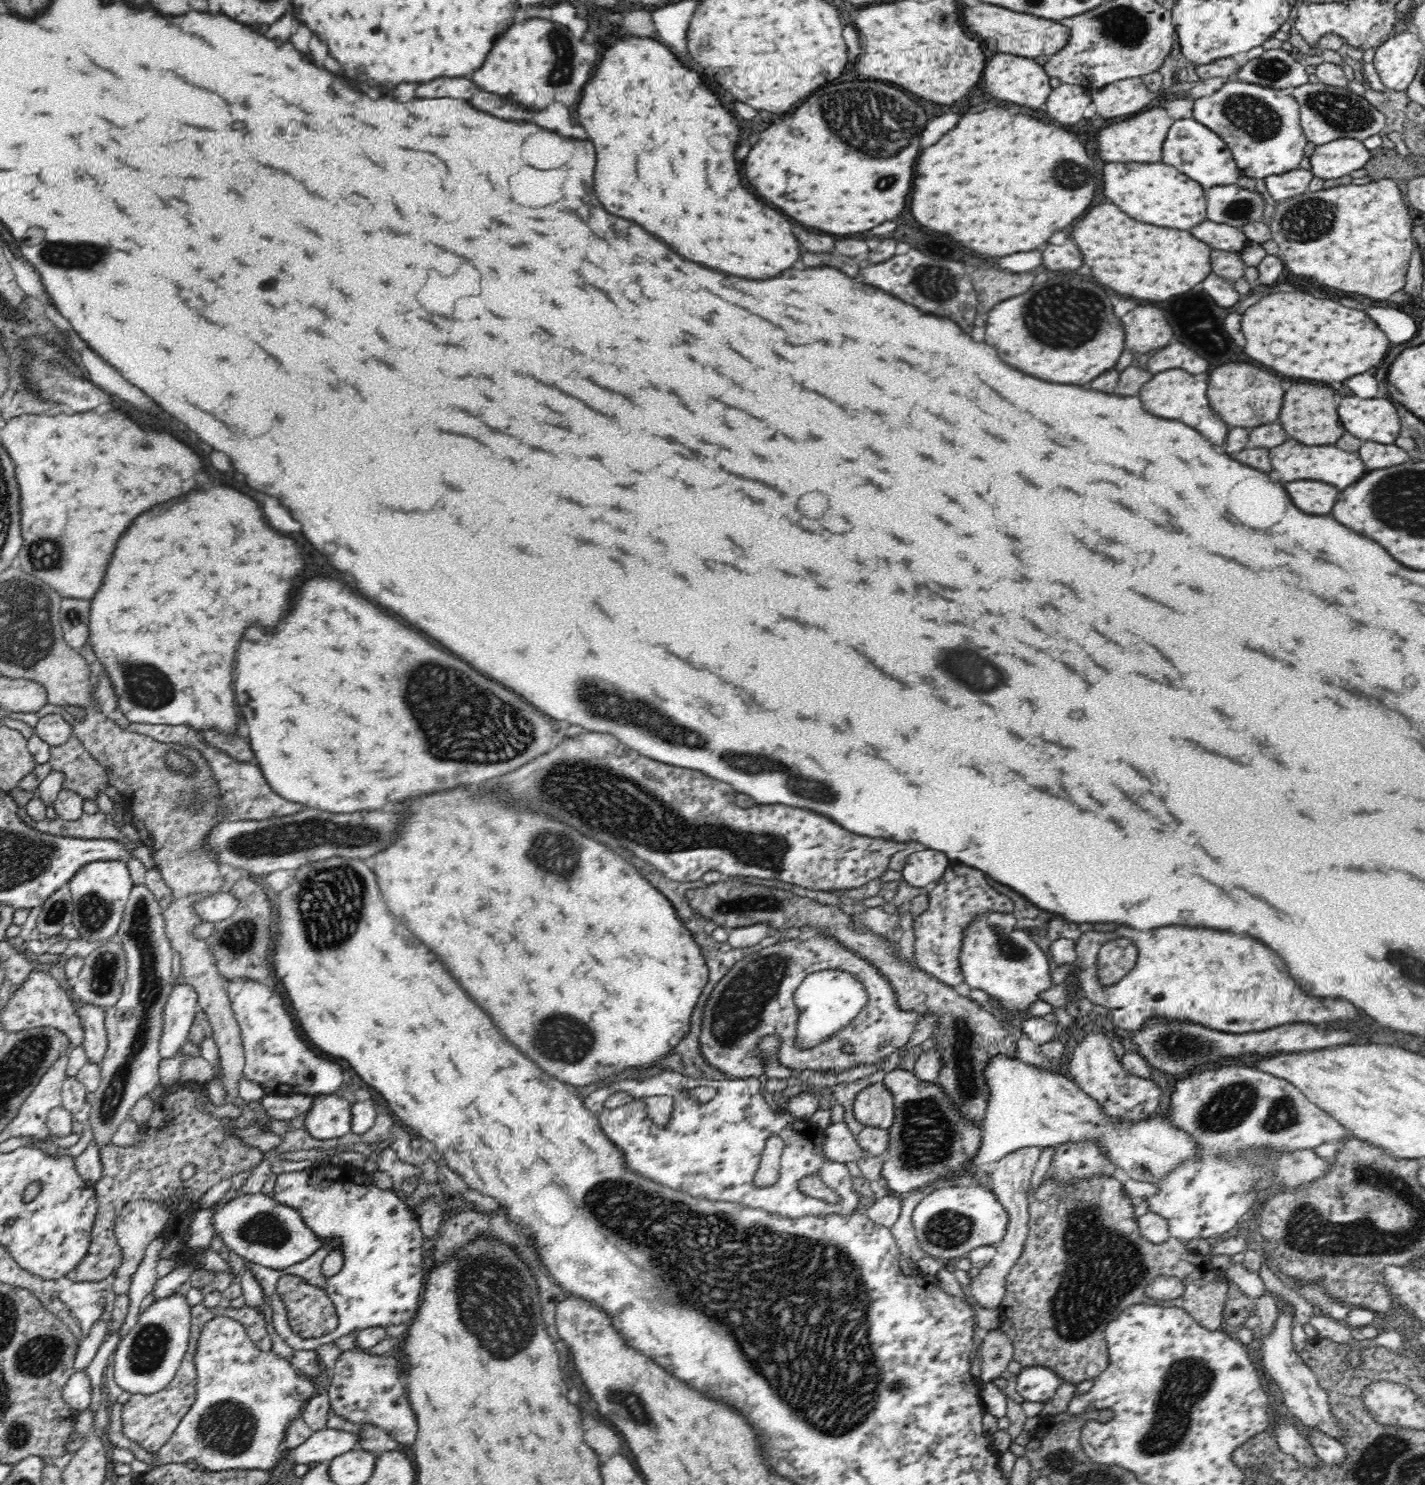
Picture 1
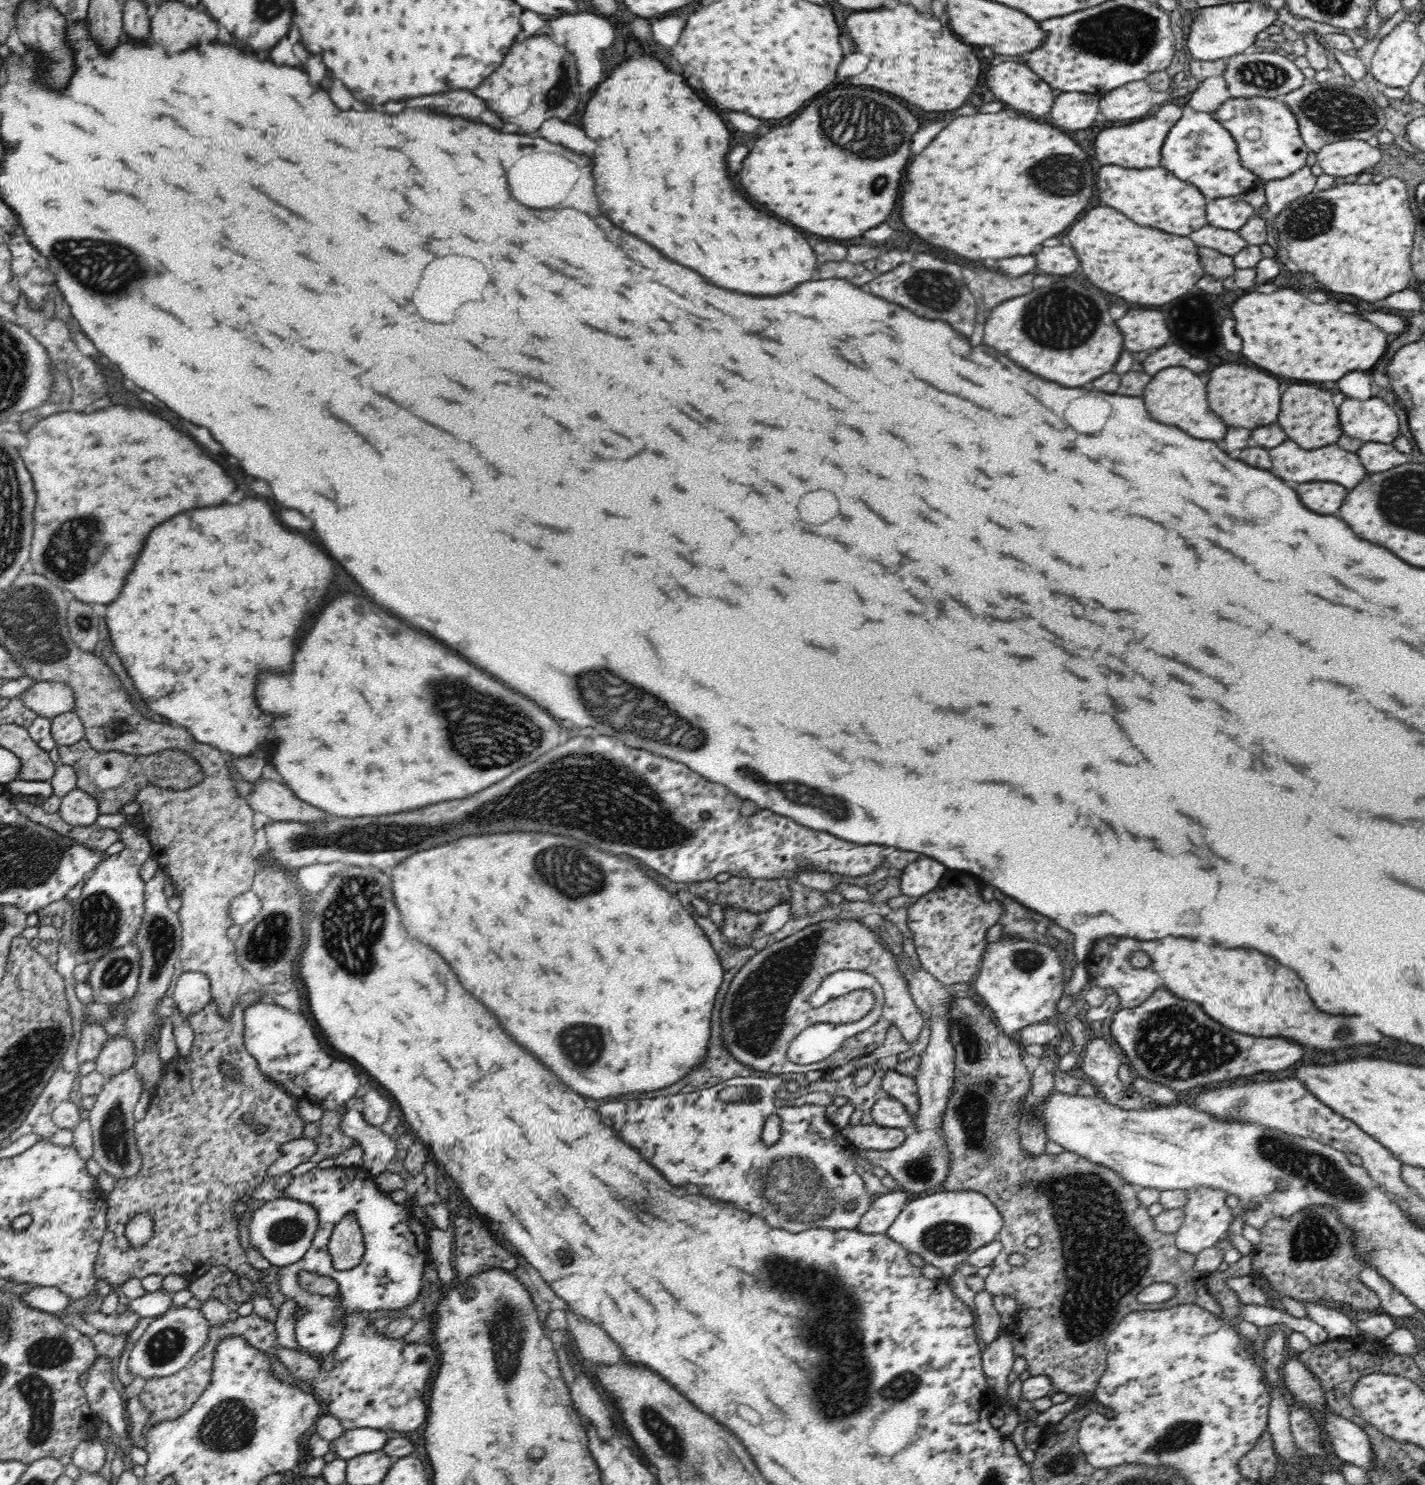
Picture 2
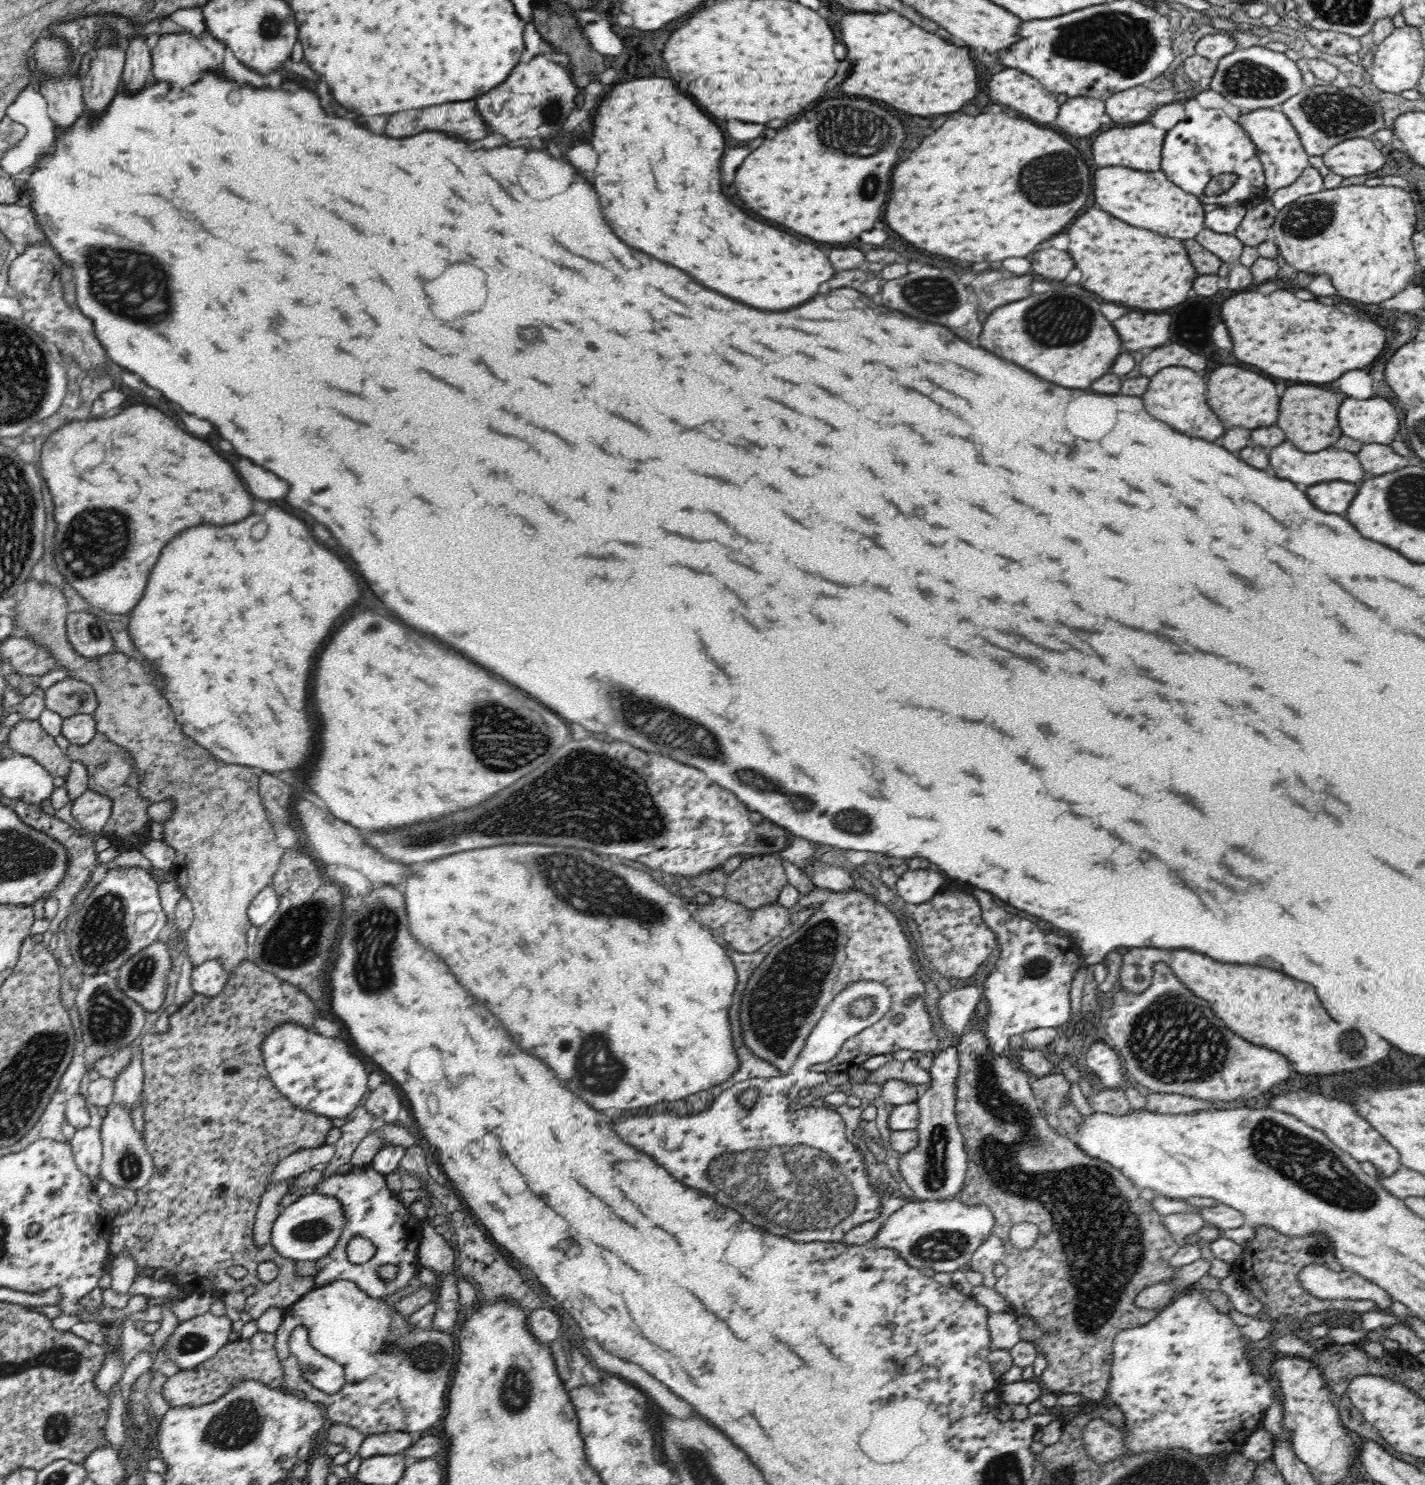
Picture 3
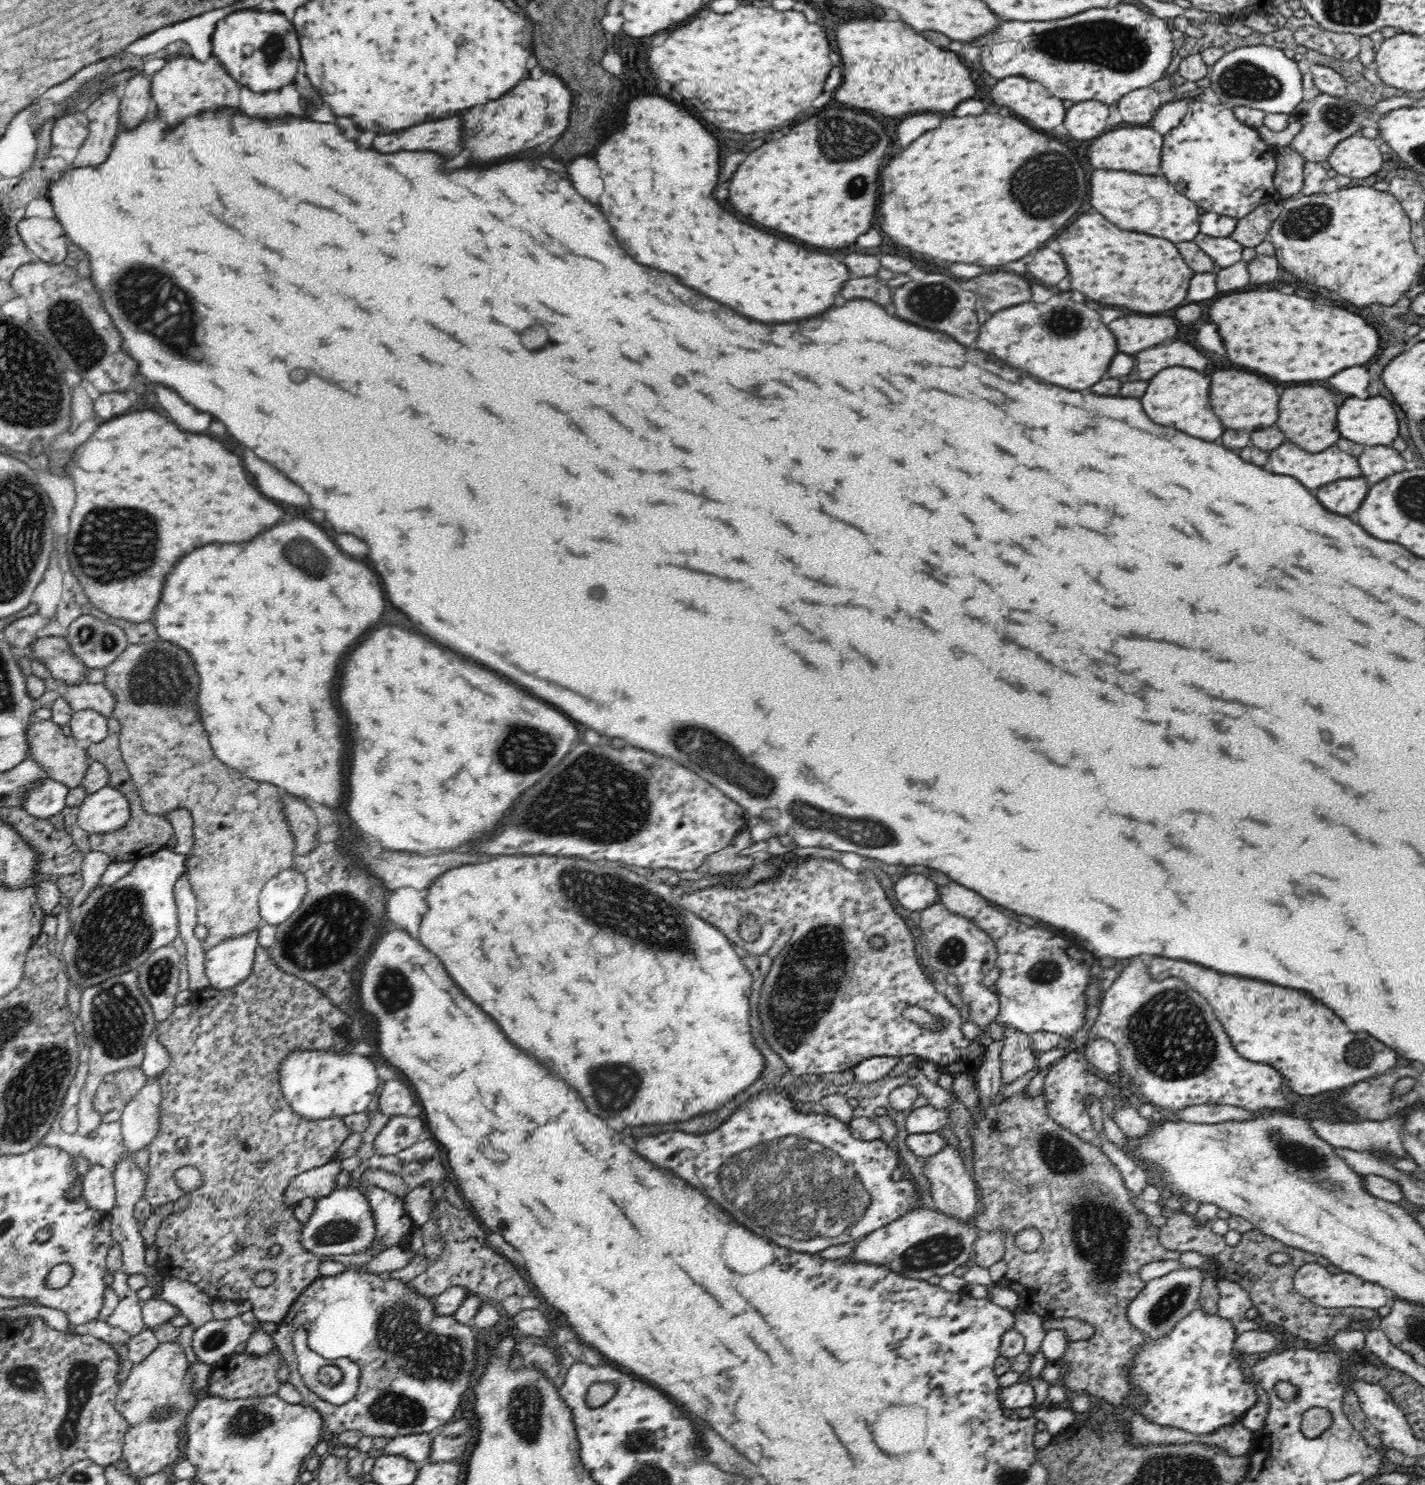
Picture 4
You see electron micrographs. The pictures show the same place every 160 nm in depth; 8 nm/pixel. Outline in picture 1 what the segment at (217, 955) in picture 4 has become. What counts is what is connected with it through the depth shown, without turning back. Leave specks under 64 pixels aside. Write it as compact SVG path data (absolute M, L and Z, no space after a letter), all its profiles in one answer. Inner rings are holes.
M184 982L173 985L163 1012L163 1030L158 1044L162 1059L173 1058L187 1040L189 1030L199 1010L196 991Z

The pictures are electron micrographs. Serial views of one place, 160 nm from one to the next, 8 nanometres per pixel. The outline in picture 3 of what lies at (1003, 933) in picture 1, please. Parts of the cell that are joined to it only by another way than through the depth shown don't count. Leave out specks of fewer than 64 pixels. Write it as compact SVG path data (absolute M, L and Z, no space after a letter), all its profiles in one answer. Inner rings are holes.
M1048 938L1052 944L1036 942L1034 958L1014 970L1016 982L1006 982L1002 978L1008 976L1008 964L994 963L982 981L982 996L988 1005L986 1038L989 1049L994 1055L1001 1056L1007 1051L1008 1040L1015 1034L1024 1034L1036 1028L1058 1028L1070 1020L1070 984L1074 973L1079 968L1079 961L1074 950L1060 938Z

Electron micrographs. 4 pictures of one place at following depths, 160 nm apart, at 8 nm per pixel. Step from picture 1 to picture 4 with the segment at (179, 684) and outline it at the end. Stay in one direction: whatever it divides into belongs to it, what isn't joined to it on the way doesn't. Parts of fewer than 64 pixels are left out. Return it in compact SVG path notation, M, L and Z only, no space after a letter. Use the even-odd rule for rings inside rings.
M290 518L290 520L280 520L280 524L268 528L266 532L262 532L260 536L256 536L256 540L250 540L248 544L206 544L204 548L196 548L196 550L188 552L184 558L180 558L180 560L176 562L176 568L174 568L172 572L168 572L168 576L166 576L166 580L164 580L164 594L162 594L162 598L160 598L160 604L156 606L154 622L150 620L150 623L154 625L154 631L158 634L156 638L168 640L168 642L172 642L172 644L184 648L184 650L192 656L192 660L194 660L194 668L196 668L196 672L198 672L198 676L200 676L200 692L198 692L198 706L200 706L200 712L202 712L202 714L200 714L200 722L204 724L202 727L204 727L204 731L206 731L206 735L208 735L208 742L216 758L240 772L244 772L244 768L246 768L246 777L256 780L258 783L272 784L280 791L290 793L290 795L294 795L294 797L299 797L300 799L310 798L310 800L314 800L314 802L320 804L320 806L324 804L324 806L330 806L330 808L342 808L344 796L346 796L346 778L344 778L344 772L346 772L346 752L348 752L348 746L346 746L346 734L344 734L344 730L346 730L344 720L340 718L340 714L338 714L338 710L336 710L336 704L334 704L334 700L332 700L332 690L334 690L336 672L338 672L338 670L334 670L334 668L340 668L342 658L348 654L348 650L352 650L352 648L356 646L356 642L360 642L360 636L362 636L362 634L366 634L370 628L374 628L374 626L380 622L382 614L384 614L384 590L382 590L380 578L378 578L376 574L372 574L372 564L368 564L368 560L350 560L350 558L346 558L346 556L340 552L340 548L336 548L334 542L326 536L324 530L320 530L318 526L314 526L312 522L308 522L308 520L304 520L304 518ZM312 560L314 560L314 562L320 562L320 564L324 566L324 570L322 570L320 574L312 574Z

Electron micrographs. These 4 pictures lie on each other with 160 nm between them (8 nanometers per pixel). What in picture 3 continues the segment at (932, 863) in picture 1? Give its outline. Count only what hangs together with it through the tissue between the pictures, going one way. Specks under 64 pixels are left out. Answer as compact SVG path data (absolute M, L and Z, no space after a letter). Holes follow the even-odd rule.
M934 866L918 869L908 868L897 880L896 894L902 899L905 908L909 909L930 900L946 882L948 882L948 878L938 874L938 870Z

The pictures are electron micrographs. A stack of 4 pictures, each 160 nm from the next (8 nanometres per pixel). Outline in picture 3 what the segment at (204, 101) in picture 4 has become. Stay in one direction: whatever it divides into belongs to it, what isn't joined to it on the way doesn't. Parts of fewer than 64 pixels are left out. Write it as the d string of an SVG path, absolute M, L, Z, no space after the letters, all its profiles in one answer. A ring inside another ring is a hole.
M204 28L202 34L192 34L189 30L160 34L151 49L154 78L160 82L168 82L174 88L184 88L196 82L204 74L204 70L218 70L220 74L224 74L224 46L207 28Z

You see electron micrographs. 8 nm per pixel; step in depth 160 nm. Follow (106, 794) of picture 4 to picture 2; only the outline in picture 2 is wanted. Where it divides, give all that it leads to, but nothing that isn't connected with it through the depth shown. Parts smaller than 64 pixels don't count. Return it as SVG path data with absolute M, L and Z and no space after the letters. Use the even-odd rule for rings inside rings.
M72 790L60 798L59 816L70 825L90 826L99 816L97 801L82 790Z

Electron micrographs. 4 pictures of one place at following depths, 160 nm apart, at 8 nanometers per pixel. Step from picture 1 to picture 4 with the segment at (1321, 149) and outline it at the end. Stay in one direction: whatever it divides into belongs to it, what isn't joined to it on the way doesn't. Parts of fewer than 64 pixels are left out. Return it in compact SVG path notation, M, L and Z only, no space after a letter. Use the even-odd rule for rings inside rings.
M1361 134L1350 135L1340 141L1327 156L1327 160L1338 174L1348 178L1368 178L1377 175L1382 168L1382 152L1379 140Z

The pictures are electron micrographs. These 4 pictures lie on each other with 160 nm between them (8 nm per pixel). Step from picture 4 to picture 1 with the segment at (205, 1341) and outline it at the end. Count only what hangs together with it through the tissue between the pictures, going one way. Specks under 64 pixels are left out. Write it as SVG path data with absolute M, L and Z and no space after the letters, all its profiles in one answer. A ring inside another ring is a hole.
M184 1282L176 1293L152 1302L147 1310L138 1314L136 1325L118 1342L110 1356L108 1374L123 1392L143 1396L158 1394L176 1376L191 1332L191 1306L187 1302L190 1288L190 1283Z

